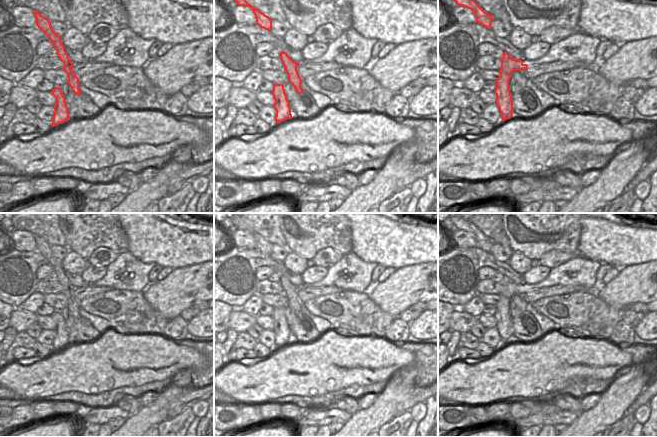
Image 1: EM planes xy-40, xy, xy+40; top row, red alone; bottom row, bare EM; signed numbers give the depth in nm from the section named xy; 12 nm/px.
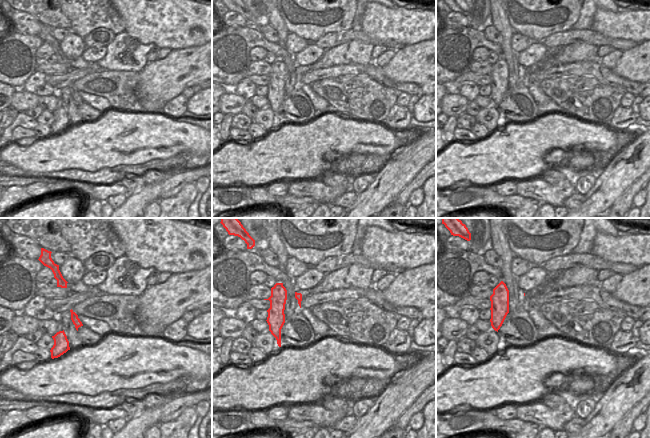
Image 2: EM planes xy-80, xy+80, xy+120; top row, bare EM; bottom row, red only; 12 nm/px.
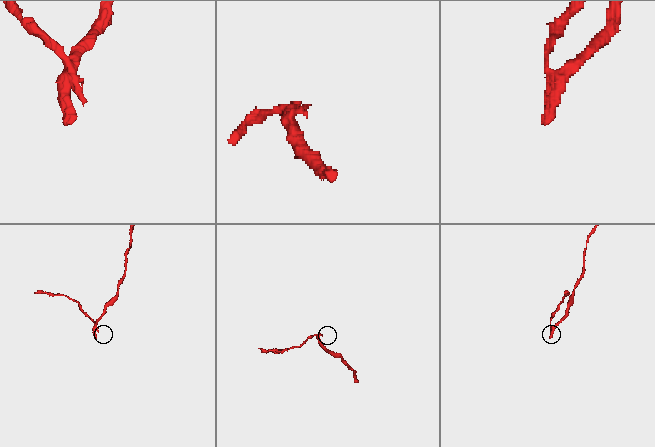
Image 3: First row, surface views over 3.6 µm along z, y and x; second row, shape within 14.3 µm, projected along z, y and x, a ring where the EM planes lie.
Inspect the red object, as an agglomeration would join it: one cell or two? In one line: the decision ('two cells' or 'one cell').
two cells

